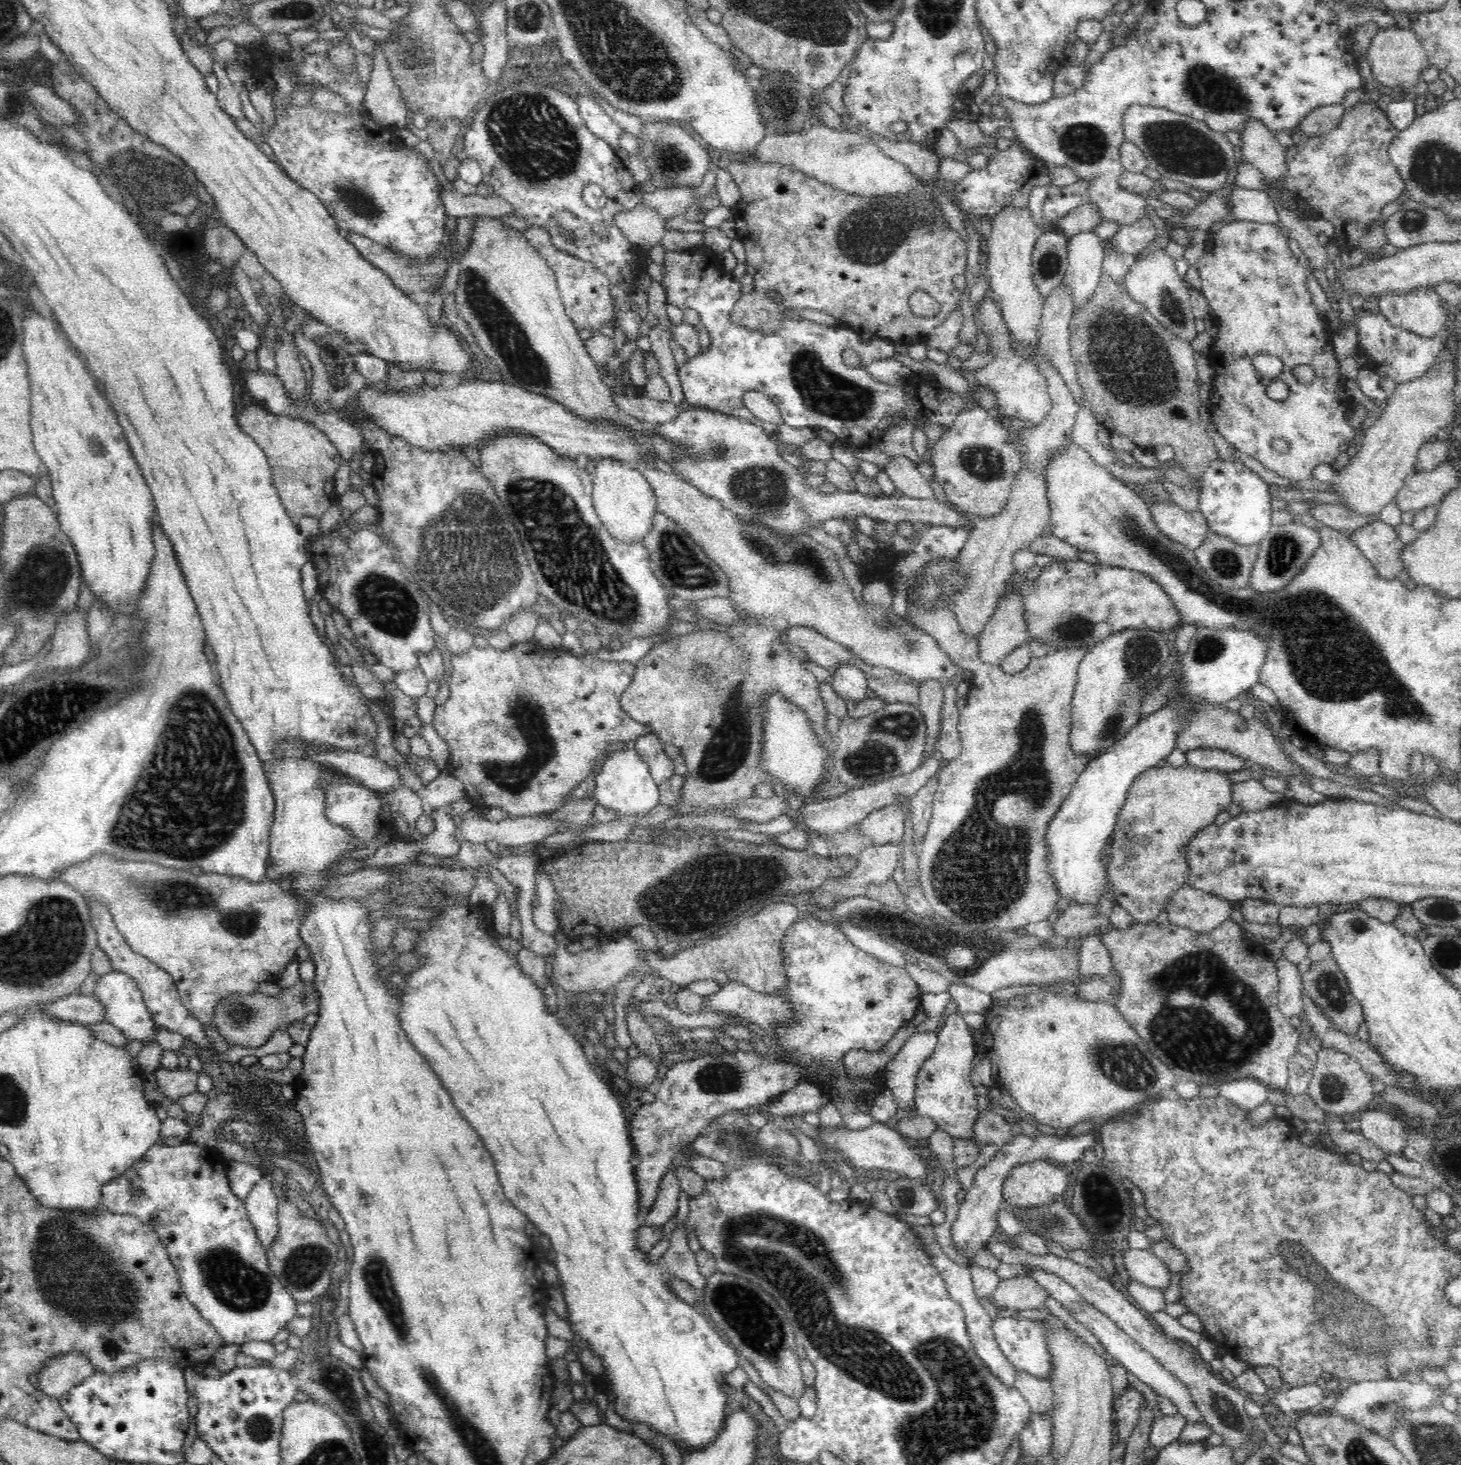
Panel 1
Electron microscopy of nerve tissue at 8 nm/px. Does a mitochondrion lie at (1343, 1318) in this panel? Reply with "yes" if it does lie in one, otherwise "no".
yes

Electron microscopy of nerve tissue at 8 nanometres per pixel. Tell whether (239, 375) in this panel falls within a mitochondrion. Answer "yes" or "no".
no

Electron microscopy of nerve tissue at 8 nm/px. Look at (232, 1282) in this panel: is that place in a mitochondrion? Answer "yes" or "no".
yes

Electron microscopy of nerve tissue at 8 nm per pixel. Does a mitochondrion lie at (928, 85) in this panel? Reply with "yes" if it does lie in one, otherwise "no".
no

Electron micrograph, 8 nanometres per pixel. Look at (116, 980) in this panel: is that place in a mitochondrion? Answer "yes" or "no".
no

